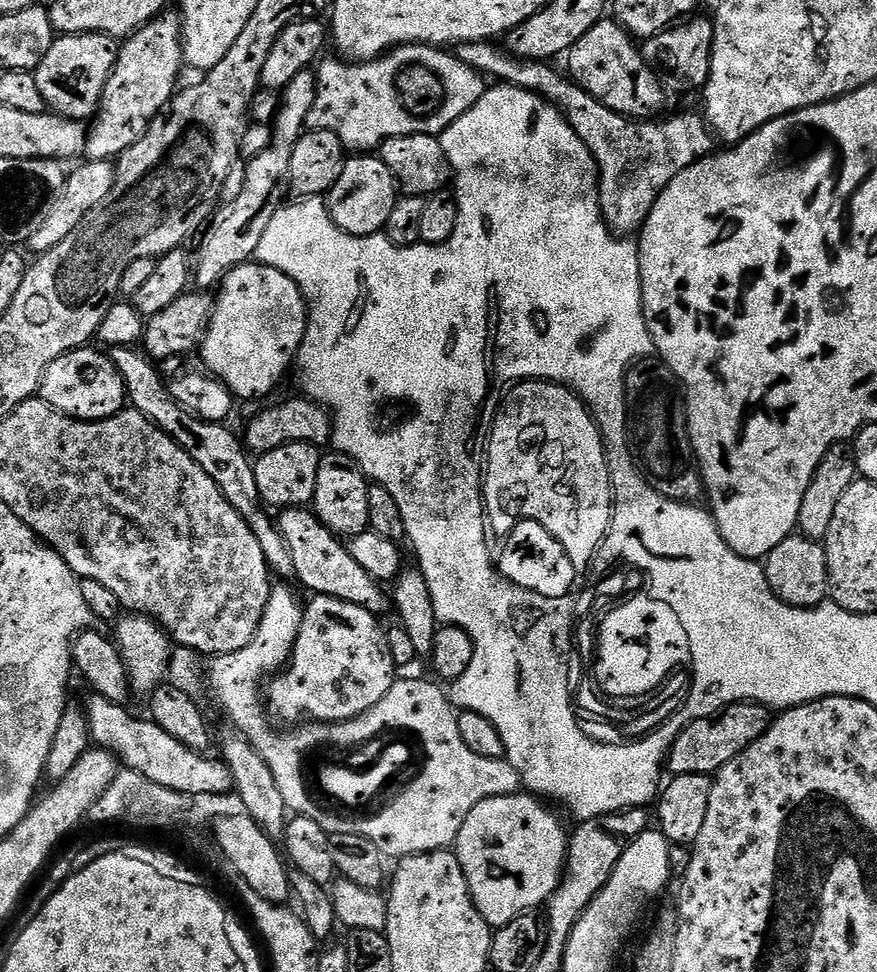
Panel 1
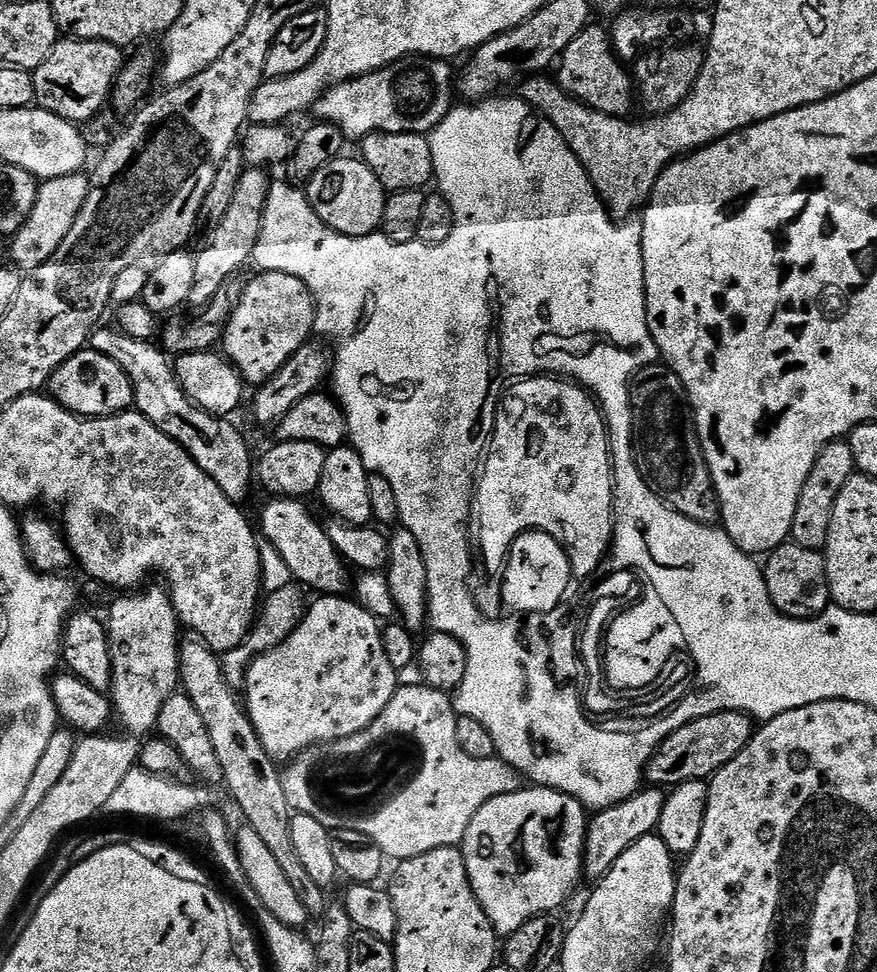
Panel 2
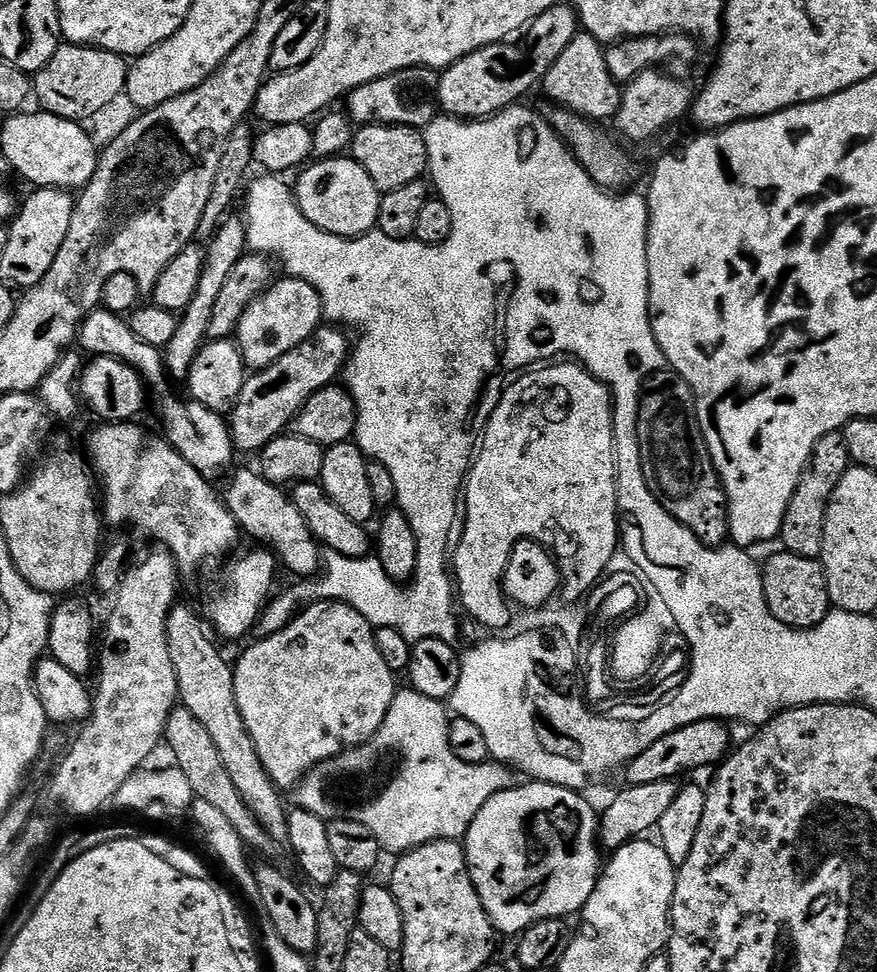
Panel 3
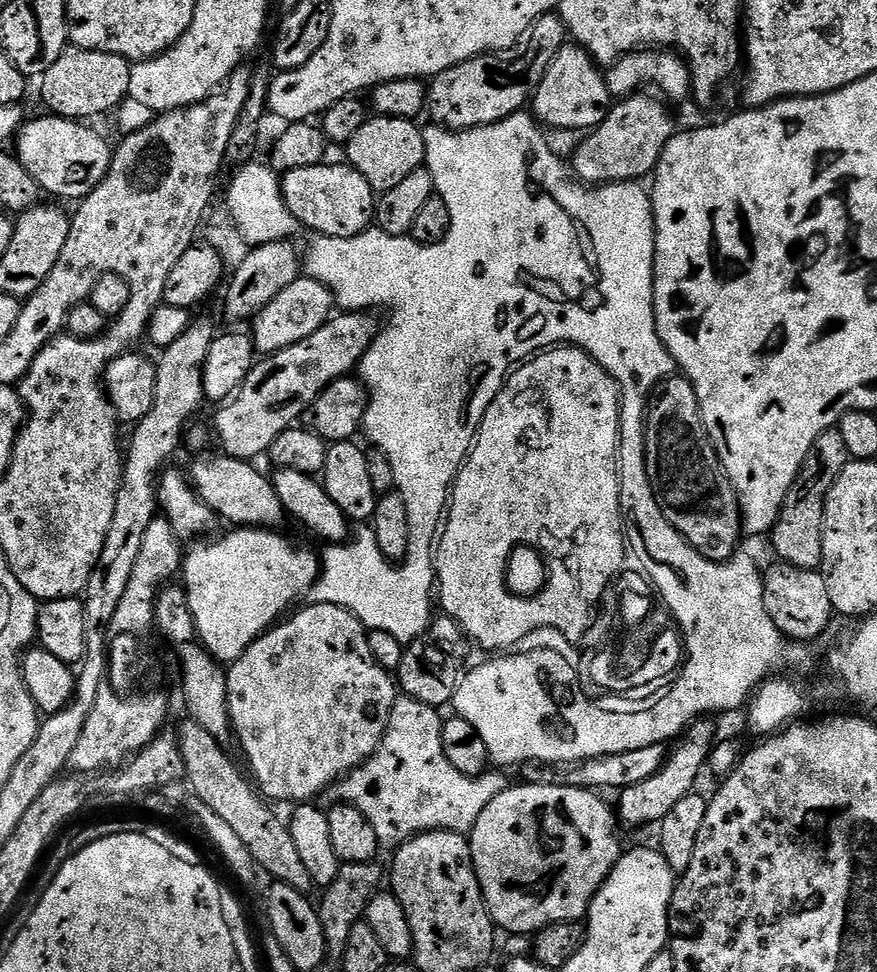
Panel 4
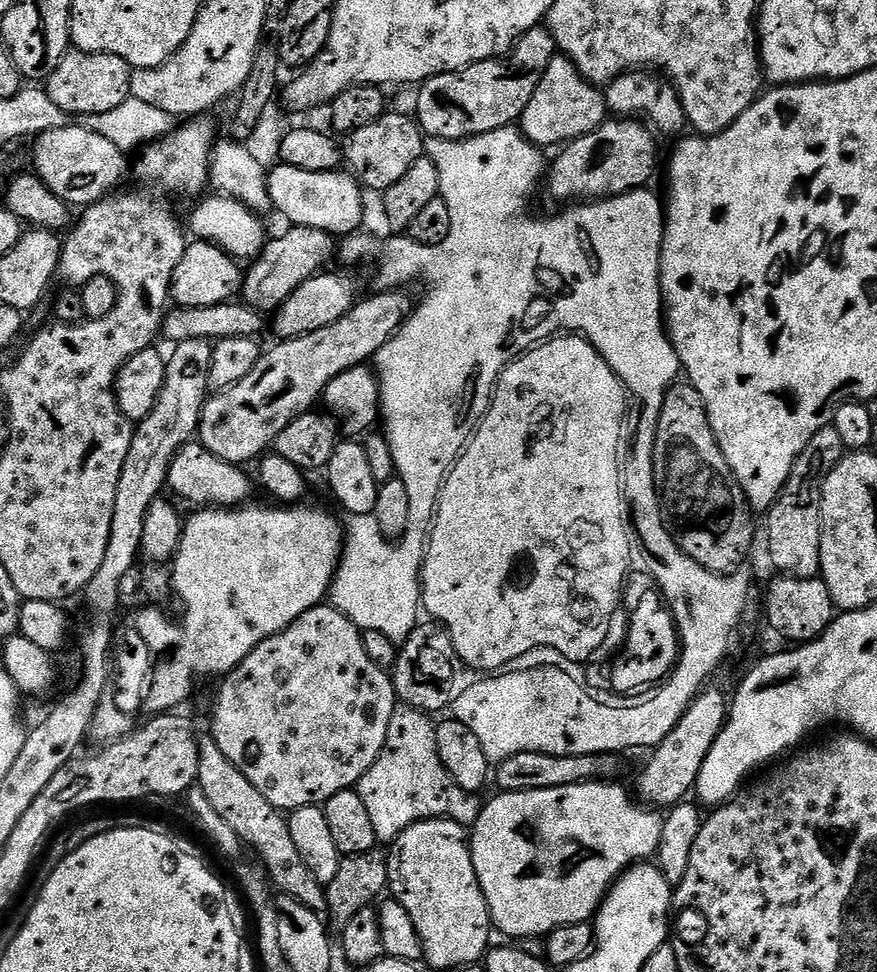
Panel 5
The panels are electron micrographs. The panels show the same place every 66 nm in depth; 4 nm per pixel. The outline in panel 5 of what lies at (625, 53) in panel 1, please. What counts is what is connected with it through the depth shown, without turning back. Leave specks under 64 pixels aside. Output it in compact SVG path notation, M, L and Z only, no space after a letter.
M557 54L550 66L546 66L546 74L542 74L538 90L530 94L530 102L526 102L526 110L520 115L518 127L531 144L541 150L549 150L555 144L563 146L569 140L577 140L598 130L598 126L602 126L609 116L603 91L591 84L568 56Z

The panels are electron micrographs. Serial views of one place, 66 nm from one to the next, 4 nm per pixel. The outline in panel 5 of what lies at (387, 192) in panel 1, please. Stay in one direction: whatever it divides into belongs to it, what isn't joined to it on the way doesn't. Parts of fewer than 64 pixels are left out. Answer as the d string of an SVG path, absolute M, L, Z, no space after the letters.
M277 163L277 168L267 173L268 198L273 209L277 208L289 221L289 225L298 228L313 228L322 230L333 238L347 238L361 231L362 196L364 188L355 176L344 170L315 172L314 170L300 169L298 166Z

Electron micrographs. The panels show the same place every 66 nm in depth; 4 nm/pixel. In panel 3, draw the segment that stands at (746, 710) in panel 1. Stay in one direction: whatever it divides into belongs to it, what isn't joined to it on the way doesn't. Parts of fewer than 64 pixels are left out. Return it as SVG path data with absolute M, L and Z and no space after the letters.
M699 720L690 726L682 726L666 738L658 738L654 746L649 746L638 754L623 769L623 783L628 786L650 786L650 782L676 780L683 772L692 772L695 768L708 768L719 765L729 755L729 725L723 720Z

